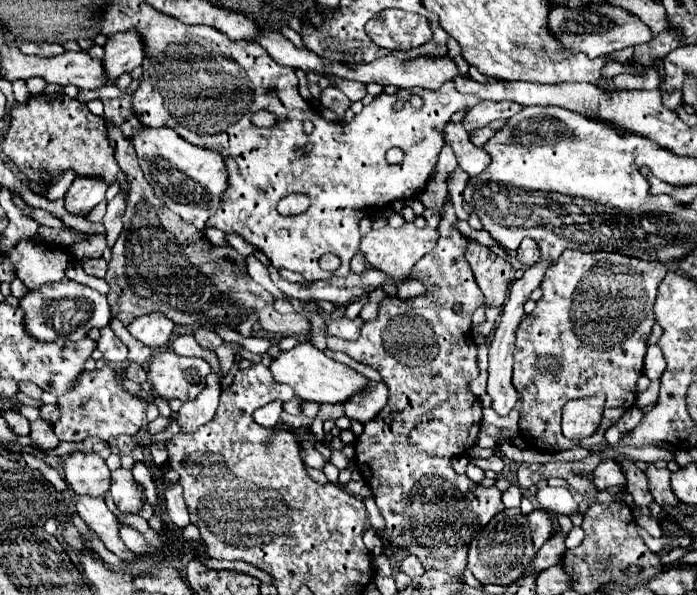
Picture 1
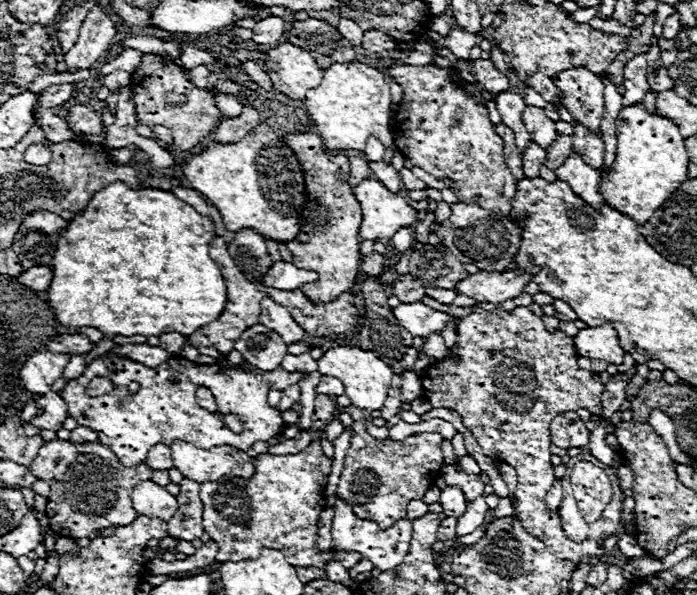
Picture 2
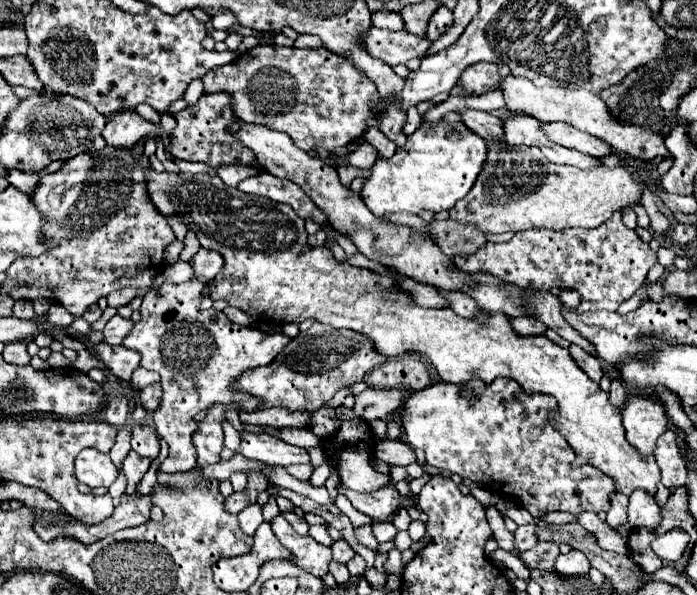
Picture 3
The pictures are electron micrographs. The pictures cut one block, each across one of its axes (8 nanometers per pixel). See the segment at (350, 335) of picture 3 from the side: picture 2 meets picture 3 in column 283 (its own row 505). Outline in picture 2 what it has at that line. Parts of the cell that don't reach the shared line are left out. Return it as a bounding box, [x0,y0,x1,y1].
[338,420,444,528]

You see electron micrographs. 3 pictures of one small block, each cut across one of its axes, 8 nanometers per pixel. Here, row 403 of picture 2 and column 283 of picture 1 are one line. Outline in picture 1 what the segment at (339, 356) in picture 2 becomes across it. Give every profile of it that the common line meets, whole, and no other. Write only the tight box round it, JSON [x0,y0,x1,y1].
[268,342,366,404]

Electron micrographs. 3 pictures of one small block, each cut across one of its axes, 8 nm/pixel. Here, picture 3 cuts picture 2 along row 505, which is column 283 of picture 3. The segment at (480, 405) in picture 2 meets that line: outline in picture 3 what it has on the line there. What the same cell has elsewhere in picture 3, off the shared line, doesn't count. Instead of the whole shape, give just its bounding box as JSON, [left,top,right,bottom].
[272,514,332,578]

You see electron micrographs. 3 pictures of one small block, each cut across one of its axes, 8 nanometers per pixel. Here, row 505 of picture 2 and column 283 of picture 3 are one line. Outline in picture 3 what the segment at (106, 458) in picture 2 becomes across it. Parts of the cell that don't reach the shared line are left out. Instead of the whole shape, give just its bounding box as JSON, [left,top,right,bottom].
[202,44,380,152]

